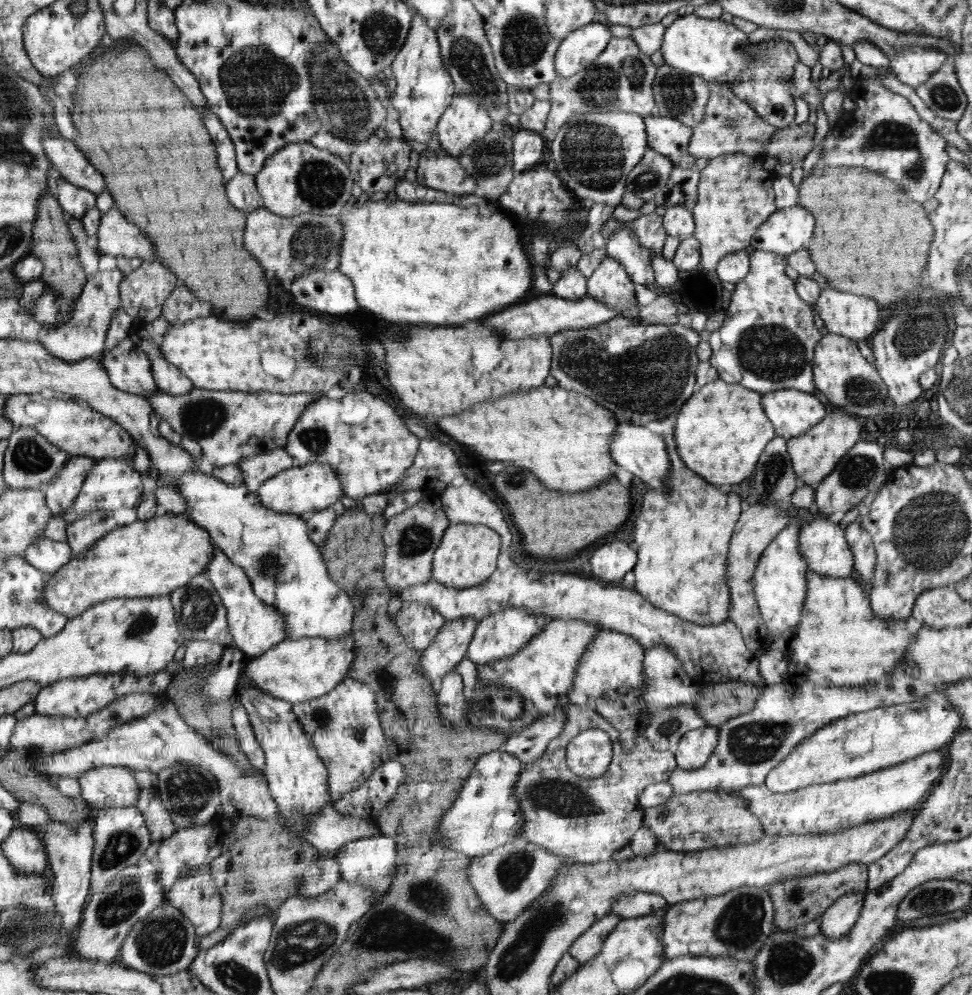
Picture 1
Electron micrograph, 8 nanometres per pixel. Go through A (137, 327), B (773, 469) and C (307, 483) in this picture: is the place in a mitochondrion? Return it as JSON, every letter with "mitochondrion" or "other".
{"A":"other","B":"mitochondrion","C":"other"}

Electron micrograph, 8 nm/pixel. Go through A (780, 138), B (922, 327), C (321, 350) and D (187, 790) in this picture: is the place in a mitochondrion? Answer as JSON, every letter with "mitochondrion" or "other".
{"A":"other","B":"mitochondrion","C":"mitochondrion","D":"mitochondrion"}

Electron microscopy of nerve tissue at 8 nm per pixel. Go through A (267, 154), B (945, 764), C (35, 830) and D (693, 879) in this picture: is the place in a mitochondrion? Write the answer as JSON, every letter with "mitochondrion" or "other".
{"A":"other","B":"other","C":"other","D":"other"}

